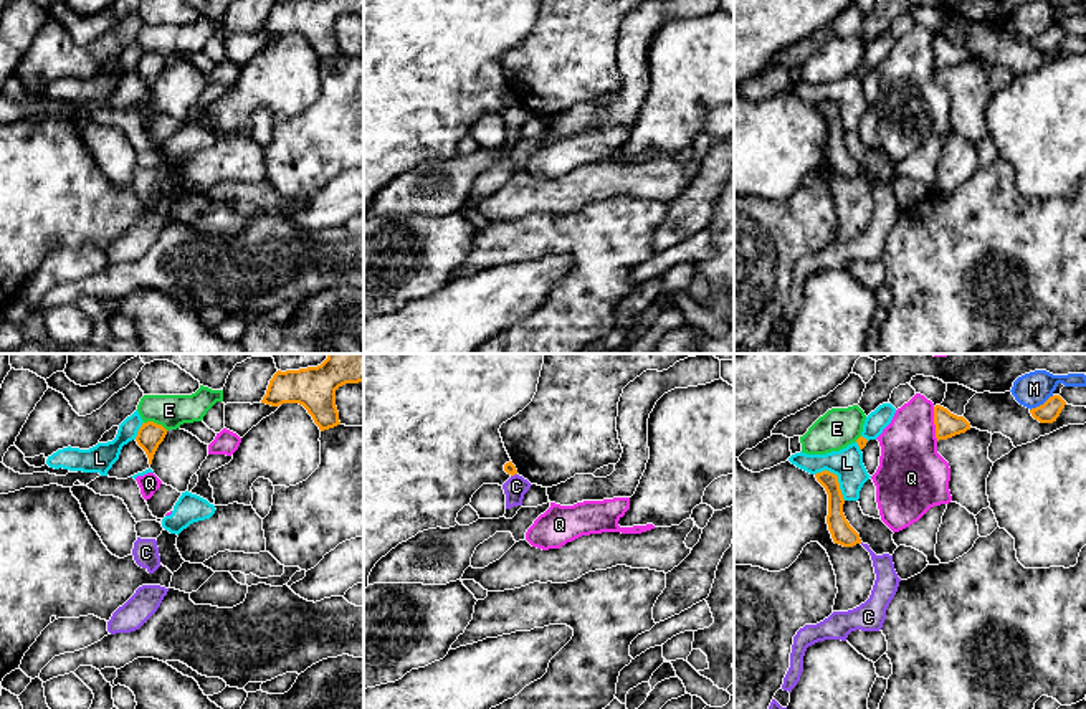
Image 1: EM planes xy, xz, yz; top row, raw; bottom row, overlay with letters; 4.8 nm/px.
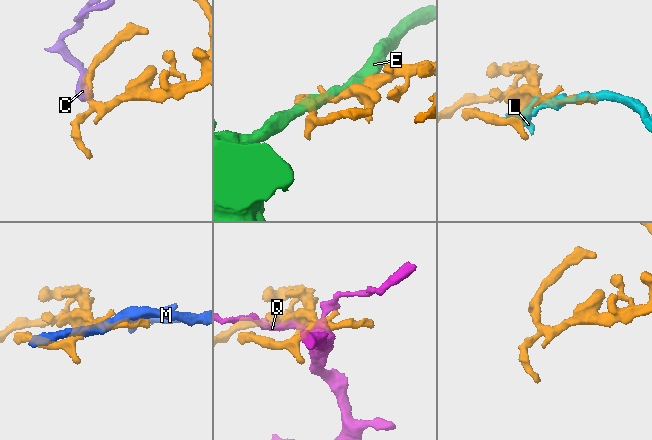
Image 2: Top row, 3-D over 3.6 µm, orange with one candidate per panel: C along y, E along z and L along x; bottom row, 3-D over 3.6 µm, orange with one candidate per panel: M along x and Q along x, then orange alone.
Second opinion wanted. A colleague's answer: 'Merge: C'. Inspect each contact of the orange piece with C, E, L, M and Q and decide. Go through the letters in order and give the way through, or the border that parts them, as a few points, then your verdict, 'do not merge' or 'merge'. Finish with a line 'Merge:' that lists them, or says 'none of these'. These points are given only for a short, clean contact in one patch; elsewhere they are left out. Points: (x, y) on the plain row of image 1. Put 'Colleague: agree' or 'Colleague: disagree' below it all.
C: border xz (516, 103), (511, 106); do not merge
E: do not merge
L: do not merge
M: border yz (1053, 25), (1030, 40); do not merge
Q: do not merge
Merge: none of these
Colleague: disagree

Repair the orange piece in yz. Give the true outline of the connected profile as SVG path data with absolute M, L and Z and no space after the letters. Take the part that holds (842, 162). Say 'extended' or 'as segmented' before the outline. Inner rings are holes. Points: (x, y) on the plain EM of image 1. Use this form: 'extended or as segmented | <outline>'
as segmented | M825 99L817 102L815 107L828 124L826 154L833 172L843 177L861 174L860 164L850 155L843 144L845 129L840 119L838 106Z

